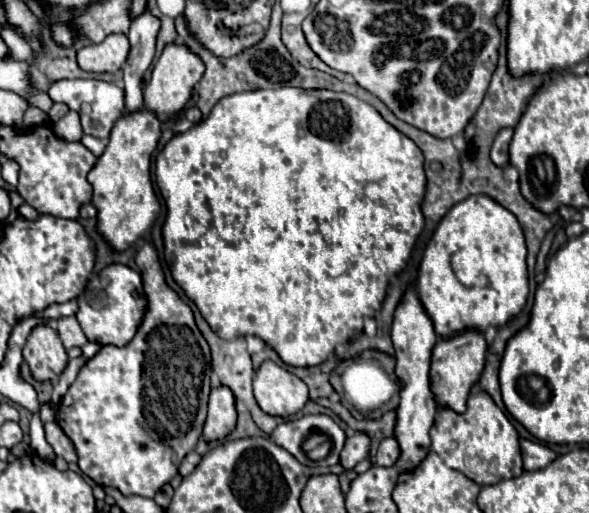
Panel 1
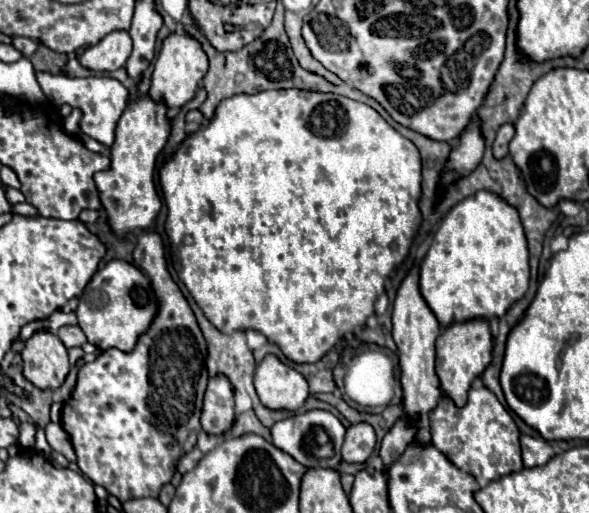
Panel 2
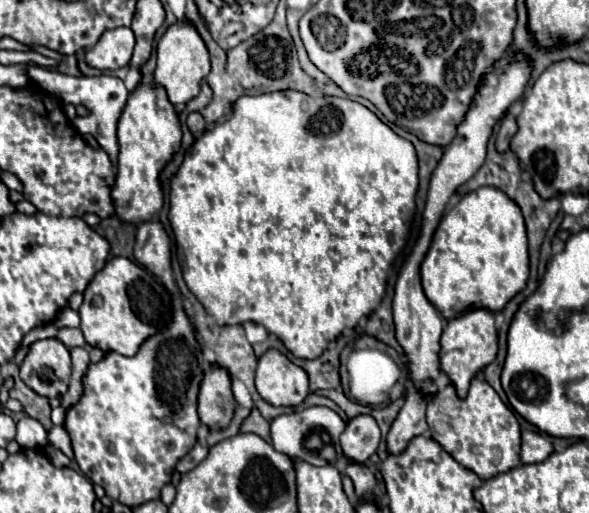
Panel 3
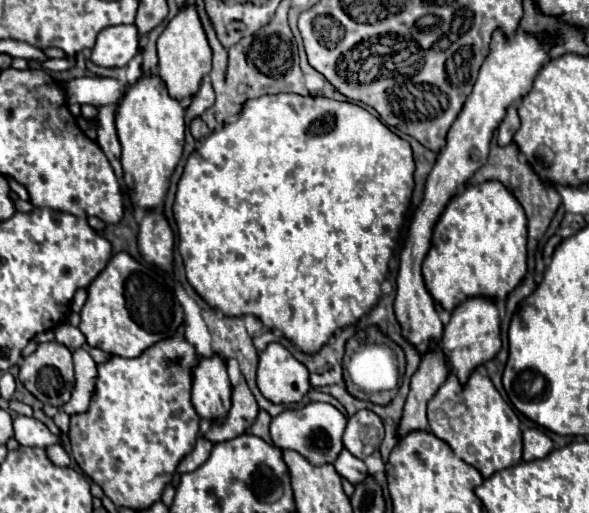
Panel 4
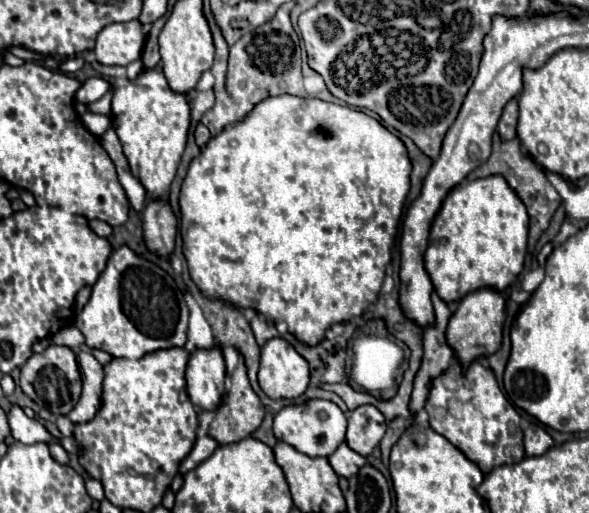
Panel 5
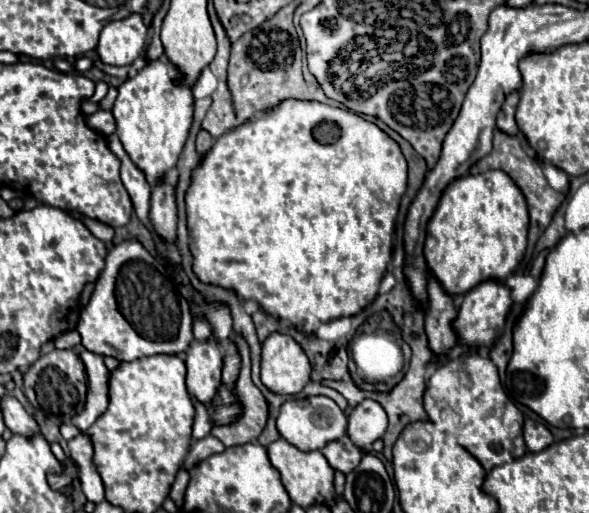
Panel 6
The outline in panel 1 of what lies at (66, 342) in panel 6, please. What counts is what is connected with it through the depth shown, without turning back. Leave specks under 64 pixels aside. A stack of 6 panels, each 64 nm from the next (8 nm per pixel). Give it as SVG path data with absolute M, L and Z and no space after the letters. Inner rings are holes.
M68 316L68 318L60 318L56 322L56 330L64 342L64 348L72 348L72 346L84 346L88 340L78 324L78 320L74 316Z

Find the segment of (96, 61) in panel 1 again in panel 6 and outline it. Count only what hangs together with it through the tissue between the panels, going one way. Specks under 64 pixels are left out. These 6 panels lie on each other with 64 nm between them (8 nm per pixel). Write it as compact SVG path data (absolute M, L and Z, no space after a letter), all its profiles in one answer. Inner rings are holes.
M132 14L124 20L108 22L100 32L98 56L104 64L128 66L146 50L148 28L142 14Z

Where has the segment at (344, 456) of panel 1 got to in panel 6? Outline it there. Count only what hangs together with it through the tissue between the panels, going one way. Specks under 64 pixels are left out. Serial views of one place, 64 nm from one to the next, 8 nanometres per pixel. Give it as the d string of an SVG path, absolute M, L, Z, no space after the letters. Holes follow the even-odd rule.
M366 398L348 416L348 434L358 448L370 448L370 444L382 438L388 426L386 410L376 402Z

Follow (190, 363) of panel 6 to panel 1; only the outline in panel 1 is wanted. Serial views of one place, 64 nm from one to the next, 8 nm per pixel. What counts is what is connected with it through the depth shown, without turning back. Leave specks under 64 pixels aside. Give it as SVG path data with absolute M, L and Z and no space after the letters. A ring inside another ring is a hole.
M218 386L210 390L208 398L208 416L204 422L204 440L216 442L226 438L236 426L236 408L234 394L230 388Z

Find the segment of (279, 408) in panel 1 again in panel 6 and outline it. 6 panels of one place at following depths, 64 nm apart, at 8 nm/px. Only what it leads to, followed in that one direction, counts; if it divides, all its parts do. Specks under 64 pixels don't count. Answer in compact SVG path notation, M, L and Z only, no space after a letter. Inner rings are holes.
M274 332L262 344L262 382L278 394L298 394L310 380L310 360L288 334Z

